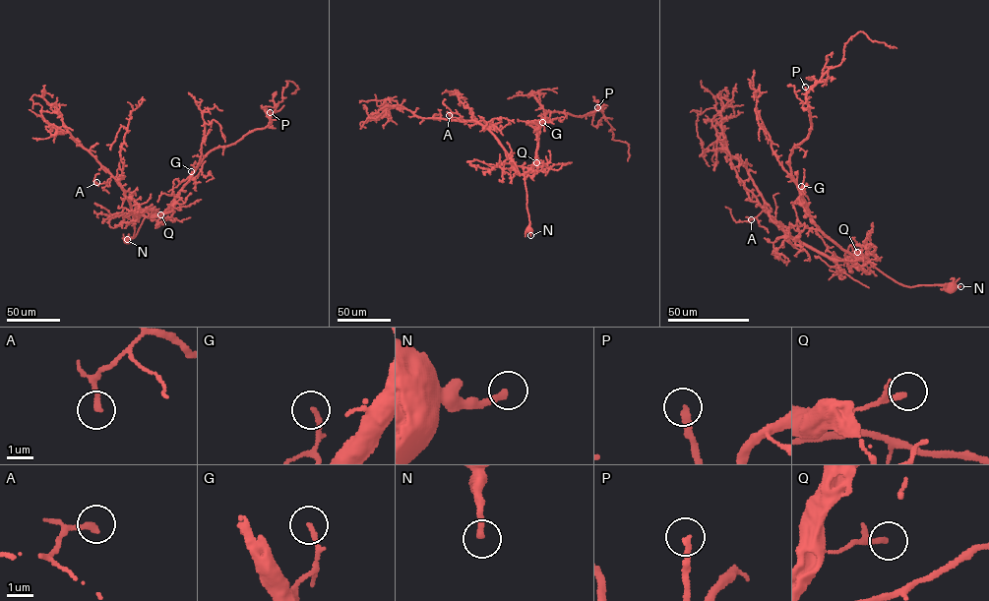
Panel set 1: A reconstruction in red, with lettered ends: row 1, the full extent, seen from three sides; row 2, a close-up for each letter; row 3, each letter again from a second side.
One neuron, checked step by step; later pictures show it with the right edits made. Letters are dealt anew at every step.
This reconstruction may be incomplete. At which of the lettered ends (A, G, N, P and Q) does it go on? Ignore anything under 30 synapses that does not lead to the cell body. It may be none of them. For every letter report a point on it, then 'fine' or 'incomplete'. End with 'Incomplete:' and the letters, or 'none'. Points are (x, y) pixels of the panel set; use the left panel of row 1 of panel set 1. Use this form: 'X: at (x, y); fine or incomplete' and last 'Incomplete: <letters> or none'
A: at (96, 182); fine
G: at (191, 171); fine
N: at (127, 239); fine
P: at (270, 112); incomplete
Q: at (160, 214); fine
Incomplete: P

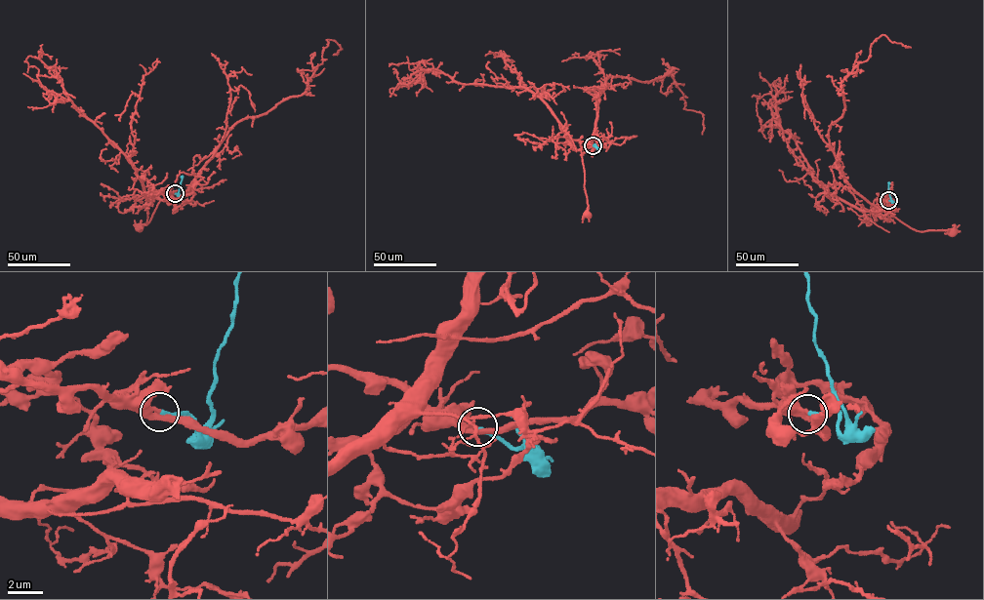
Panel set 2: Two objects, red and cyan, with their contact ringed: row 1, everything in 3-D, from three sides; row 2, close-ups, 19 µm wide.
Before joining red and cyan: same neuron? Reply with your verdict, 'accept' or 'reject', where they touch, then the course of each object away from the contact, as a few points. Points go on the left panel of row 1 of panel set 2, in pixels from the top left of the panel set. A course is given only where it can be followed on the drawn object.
accept; at (175, 193); red runs (175, 193), (153, 190), (137, 199), (149, 197), (159, 200), (148, 222), (140, 227); cyan runs (175, 193), (179, 193), (182, 176)

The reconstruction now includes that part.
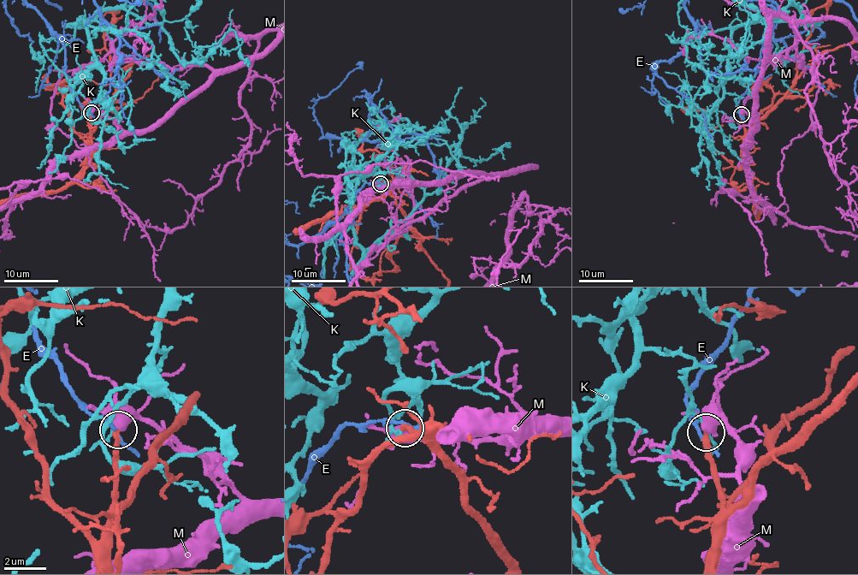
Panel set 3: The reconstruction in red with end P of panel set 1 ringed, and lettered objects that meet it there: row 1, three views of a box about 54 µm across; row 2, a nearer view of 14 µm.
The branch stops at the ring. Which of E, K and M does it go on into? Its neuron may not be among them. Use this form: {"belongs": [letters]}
{"belongs": []}

